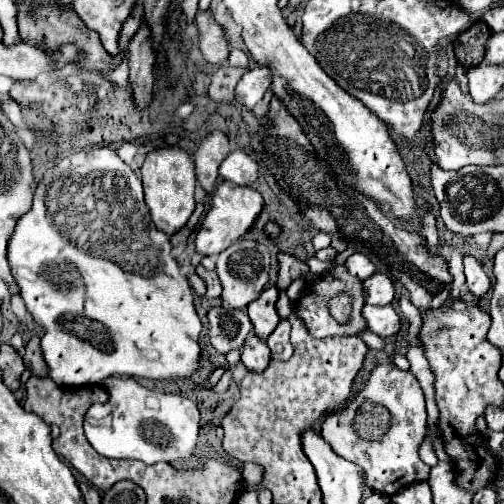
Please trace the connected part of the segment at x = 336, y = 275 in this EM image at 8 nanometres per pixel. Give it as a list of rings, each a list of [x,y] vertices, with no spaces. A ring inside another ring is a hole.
[[[334,265],[330,271],[326,271],[324,275],[316,277],[314,281],[306,281],[306,289],[302,291],[300,299],[296,301],[294,309],[298,313],[298,317],[304,321],[304,325],[308,327],[308,331],[312,335],[360,335],[362,331],[368,331],[368,323],[364,321],[362,317],[362,307],[364,307],[364,287],[362,287],[362,281],[358,277],[352,277],[346,269],[346,265]],[[342,291],[348,291],[352,293],[354,297],[354,303],[352,303],[352,321],[350,325],[340,325],[336,319],[330,317],[328,313],[328,301],[336,295],[336,293],[342,293]]]

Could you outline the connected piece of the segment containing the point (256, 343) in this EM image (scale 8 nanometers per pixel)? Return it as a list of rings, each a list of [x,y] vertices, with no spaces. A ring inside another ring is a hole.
[[[250,333],[242,349],[242,363],[246,365],[248,371],[262,373],[268,367],[268,361],[270,361],[270,349],[266,341],[260,341],[254,333]]]

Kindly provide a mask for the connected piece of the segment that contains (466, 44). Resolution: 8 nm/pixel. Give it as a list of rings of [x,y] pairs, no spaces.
[[[474,21],[454,39],[454,53],[464,69],[472,69],[482,63],[486,41],[490,35],[492,31],[488,29],[488,25],[484,25],[484,21]]]

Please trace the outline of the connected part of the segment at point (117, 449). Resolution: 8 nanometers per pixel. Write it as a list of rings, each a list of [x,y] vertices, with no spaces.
[[[110,377],[102,381],[106,391],[110,393],[108,403],[94,403],[94,407],[88,409],[86,419],[84,419],[84,431],[90,441],[90,445],[104,457],[110,459],[140,459],[148,465],[166,461],[166,463],[178,463],[180,459],[190,459],[192,449],[196,447],[198,441],[198,423],[200,423],[200,411],[198,407],[180,395],[168,395],[160,391],[152,391],[142,387],[134,379],[120,379],[120,377]]]

